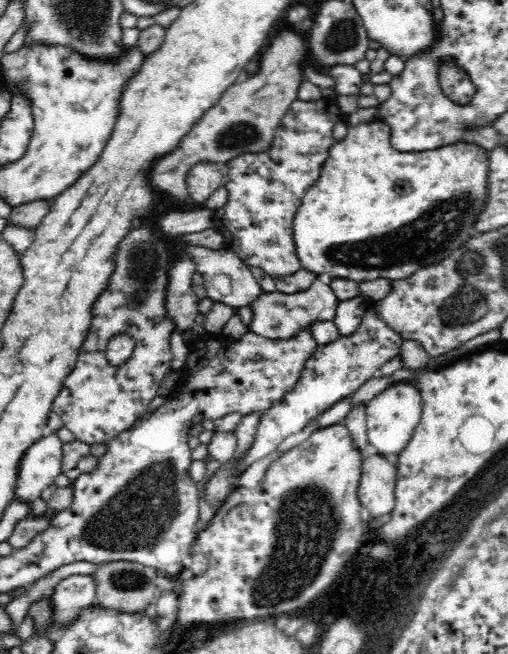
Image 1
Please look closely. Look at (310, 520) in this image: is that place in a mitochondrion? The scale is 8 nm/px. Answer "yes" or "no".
yes

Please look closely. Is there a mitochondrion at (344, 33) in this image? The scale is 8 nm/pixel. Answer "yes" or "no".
yes

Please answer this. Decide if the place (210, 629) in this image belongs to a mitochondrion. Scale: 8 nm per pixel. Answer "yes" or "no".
no

